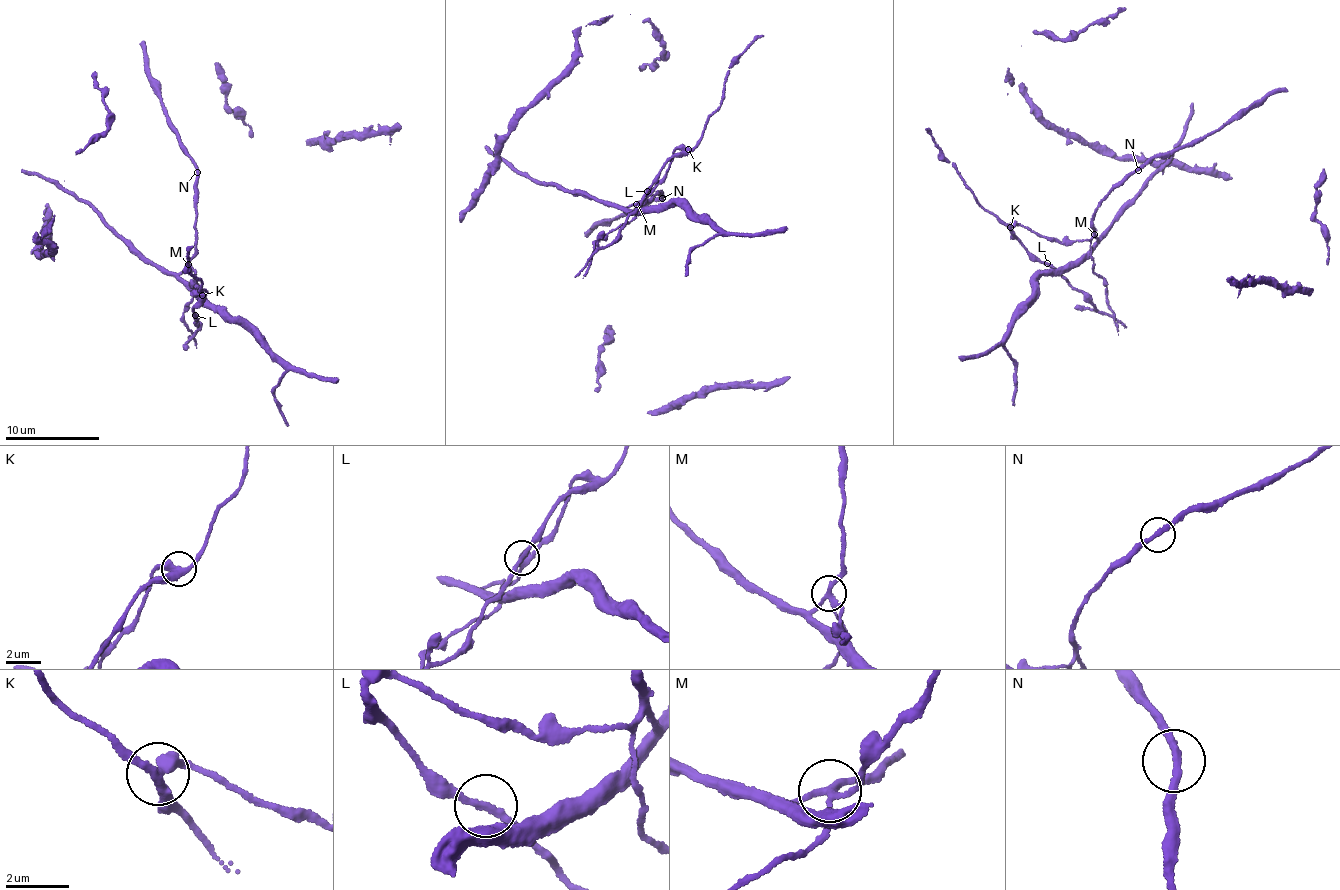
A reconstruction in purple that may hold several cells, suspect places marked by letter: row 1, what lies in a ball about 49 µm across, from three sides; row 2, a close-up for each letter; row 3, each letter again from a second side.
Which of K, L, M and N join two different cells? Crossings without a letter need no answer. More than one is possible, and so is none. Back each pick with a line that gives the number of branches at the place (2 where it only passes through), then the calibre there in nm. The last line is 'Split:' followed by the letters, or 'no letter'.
K: branches 3; calibre 340 nm
M: branches 4; calibre 220 nm
Split: K, M

